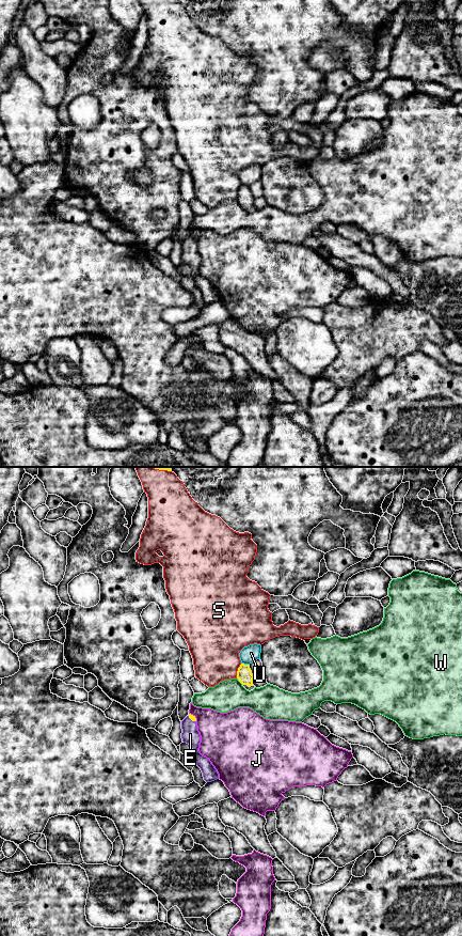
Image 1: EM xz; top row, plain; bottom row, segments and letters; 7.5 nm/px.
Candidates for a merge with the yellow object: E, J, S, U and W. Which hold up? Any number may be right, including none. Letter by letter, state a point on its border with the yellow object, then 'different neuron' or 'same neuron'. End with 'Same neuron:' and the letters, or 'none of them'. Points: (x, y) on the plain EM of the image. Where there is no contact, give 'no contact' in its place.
E: contact xz (192, 242); same neuron
J: contact xz (193, 237); different neuron
S: contact xz (237, 192); different neuron
U: contact xz (243, 185); different neuron
W: contact xz (240, 203); different neuron
Same neuron: E

